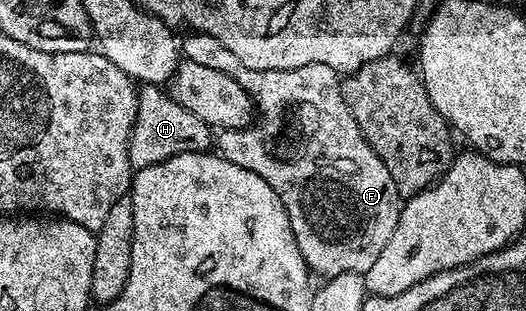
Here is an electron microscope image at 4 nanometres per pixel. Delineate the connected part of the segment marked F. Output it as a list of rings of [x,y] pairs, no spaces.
[[[188,33],[182,39],[182,55],[189,63],[210,65],[210,69],[218,69],[226,73],[226,77],[234,77],[234,81],[238,81],[238,85],[252,96],[255,110],[264,114],[251,127],[220,131],[218,151],[225,159],[234,161],[234,165],[242,165],[242,169],[258,173],[258,177],[262,177],[262,181],[282,197],[282,205],[286,205],[286,213],[290,217],[290,229],[294,229],[294,241],[298,241],[298,249],[309,272],[316,274],[317,271],[323,277],[331,277],[368,271],[394,234],[402,196],[394,185],[394,177],[390,177],[390,169],[382,165],[382,157],[378,157],[362,137],[362,129],[358,129],[358,121],[354,121],[340,92],[342,79],[337,71],[330,69],[330,65],[302,65],[285,71],[250,69],[242,65],[242,61],[222,45],[222,41],[214,41],[214,37],[199,33]]]

